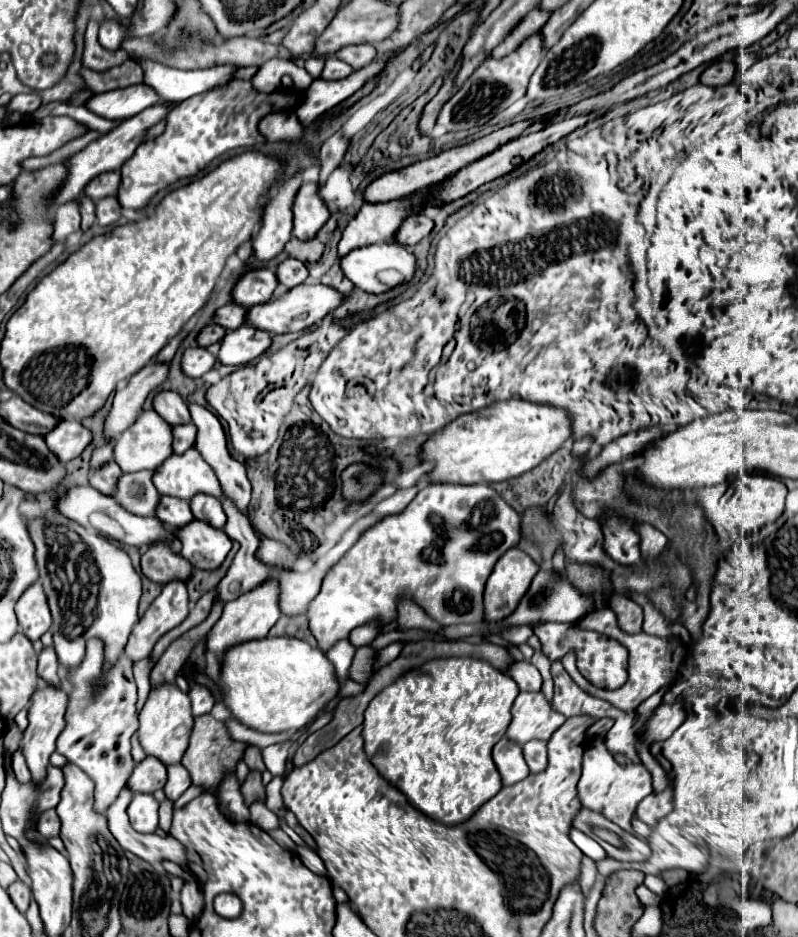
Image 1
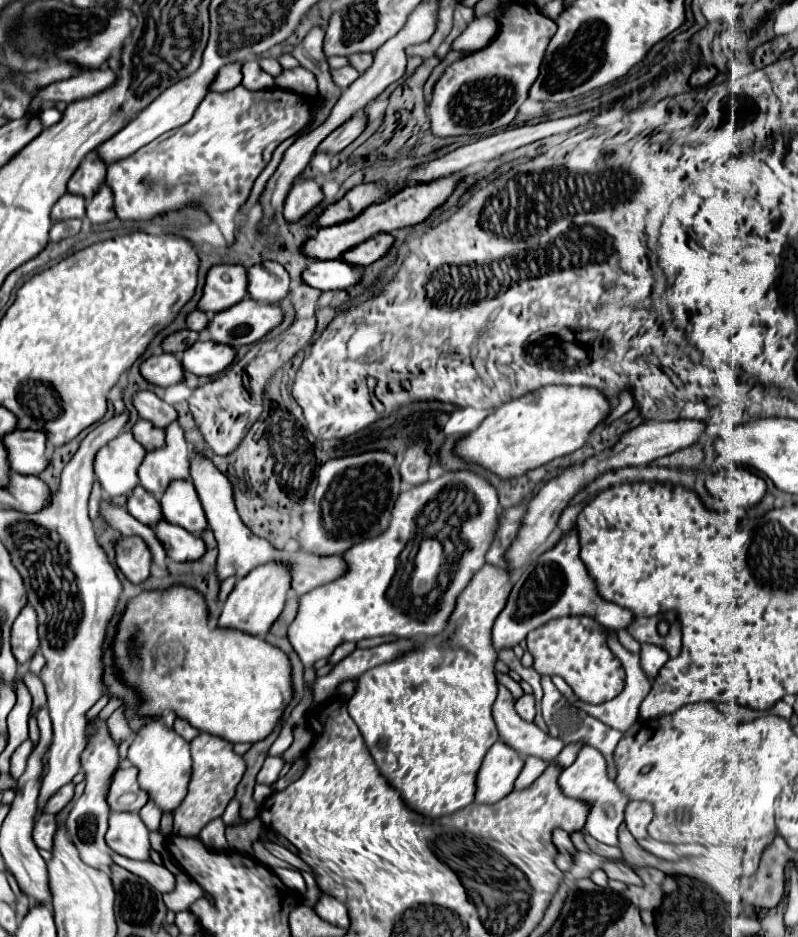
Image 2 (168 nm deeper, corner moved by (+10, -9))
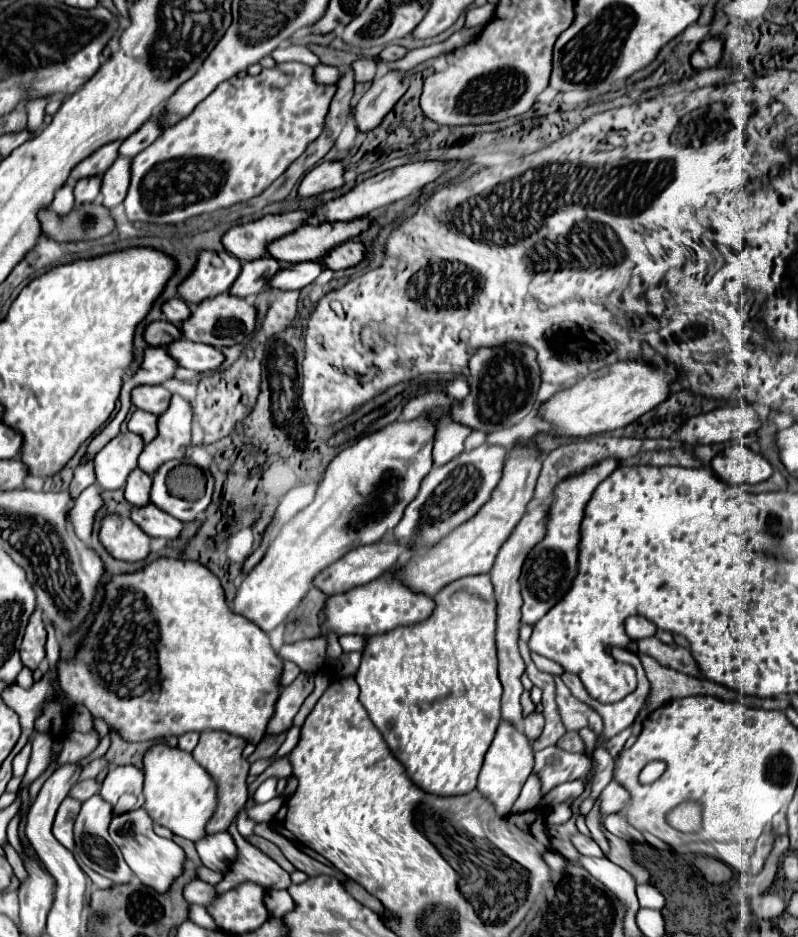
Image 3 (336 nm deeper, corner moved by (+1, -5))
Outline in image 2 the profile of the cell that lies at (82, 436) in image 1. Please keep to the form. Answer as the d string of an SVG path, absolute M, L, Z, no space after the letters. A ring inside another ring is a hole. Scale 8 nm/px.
M12 430L2 438L8 448L8 464L18 474L40 474L50 458L46 452L46 434L34 430Z

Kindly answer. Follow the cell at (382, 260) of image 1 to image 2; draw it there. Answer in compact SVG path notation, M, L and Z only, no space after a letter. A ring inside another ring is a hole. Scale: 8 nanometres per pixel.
M344 260L312 262L302 272L302 282L318 290L344 290L360 280L360 268L346 264Z

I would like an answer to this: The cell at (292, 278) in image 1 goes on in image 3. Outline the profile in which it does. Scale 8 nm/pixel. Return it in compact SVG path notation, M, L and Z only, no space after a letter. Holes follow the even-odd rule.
M263 256L253 262L245 262L241 268L241 274L235 280L235 284L231 286L229 294L241 296L241 298L253 298L269 286L271 276L275 276L275 272L279 272L279 270L281 270L279 262L271 256Z

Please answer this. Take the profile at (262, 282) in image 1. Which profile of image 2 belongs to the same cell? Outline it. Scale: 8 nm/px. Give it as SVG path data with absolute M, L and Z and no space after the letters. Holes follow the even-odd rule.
M216 264L206 274L206 284L202 298L198 300L198 310L206 314L222 312L232 304L246 298L246 268L240 264Z

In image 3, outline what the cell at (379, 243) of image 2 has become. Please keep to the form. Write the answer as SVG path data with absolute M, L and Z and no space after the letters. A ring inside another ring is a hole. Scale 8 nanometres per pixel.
M345 242L337 248L333 248L333 252L329 256L323 258L323 264L331 270L345 270L345 268L351 268L351 266L357 266L363 258L365 258L367 250L363 246L363 242Z

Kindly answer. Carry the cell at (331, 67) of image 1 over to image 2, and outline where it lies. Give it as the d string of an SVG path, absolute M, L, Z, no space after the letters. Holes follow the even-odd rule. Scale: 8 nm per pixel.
M346 66L346 68L338 68L338 70L332 70L332 78L336 82L336 86L340 86L342 90L346 90L360 74L356 72L356 68L352 66Z

